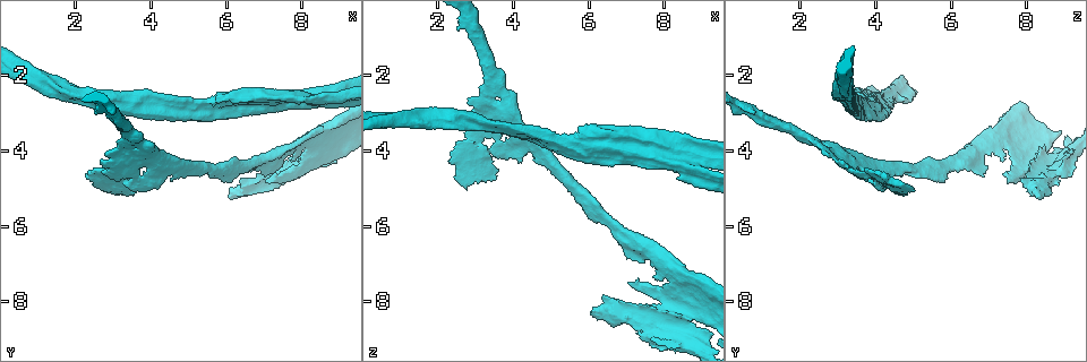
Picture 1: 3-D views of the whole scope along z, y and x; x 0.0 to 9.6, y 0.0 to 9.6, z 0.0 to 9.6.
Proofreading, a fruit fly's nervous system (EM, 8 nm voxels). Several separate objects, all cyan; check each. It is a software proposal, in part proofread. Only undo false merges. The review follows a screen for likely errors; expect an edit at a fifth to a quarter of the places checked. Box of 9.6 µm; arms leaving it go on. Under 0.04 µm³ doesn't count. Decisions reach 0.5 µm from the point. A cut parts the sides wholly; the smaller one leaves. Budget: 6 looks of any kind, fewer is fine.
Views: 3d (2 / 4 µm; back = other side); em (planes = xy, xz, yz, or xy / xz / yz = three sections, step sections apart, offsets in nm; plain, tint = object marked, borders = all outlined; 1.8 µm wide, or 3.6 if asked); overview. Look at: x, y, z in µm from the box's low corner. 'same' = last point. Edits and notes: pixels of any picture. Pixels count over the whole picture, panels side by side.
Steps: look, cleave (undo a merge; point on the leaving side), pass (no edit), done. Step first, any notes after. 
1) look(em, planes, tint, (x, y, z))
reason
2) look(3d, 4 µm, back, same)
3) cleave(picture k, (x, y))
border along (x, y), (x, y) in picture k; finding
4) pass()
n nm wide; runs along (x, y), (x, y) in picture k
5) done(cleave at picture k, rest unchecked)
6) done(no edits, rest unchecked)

look(em, planes, tint, (3.15, 3.90, 2.55))
closes a loop

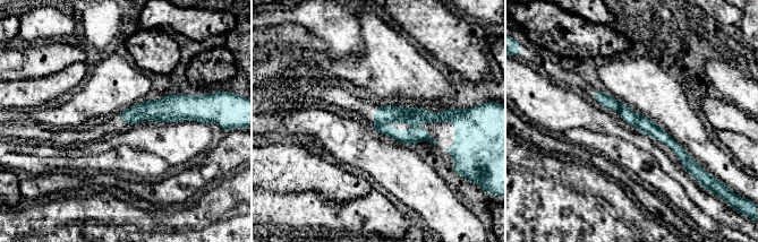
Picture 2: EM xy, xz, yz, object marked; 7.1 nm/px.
pass()
120 nm wide; runs along (596, 94), (662, 135), (684, 161) in picture 2; continuous, no second neuron

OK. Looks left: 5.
look(em, planes, plain, (4.65, 4.40, 3.85))
abrupt turn

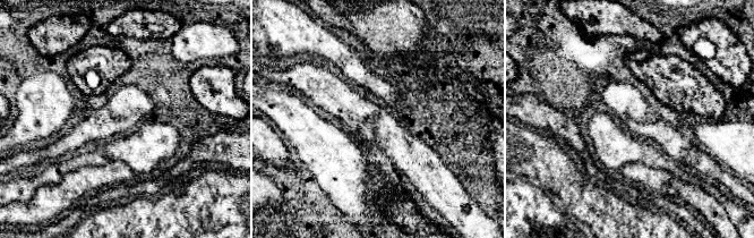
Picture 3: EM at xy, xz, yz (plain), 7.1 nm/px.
look(em, planes, tint, same)
with the object marked

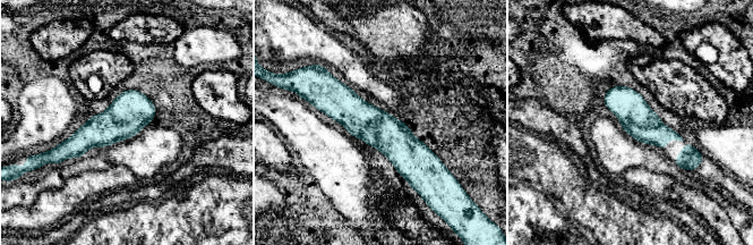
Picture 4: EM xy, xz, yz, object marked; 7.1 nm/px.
pass()
one neuron here

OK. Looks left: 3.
look(em, xz, step 16, tint, (6.80, 2.65, 3.85))
closes a loop

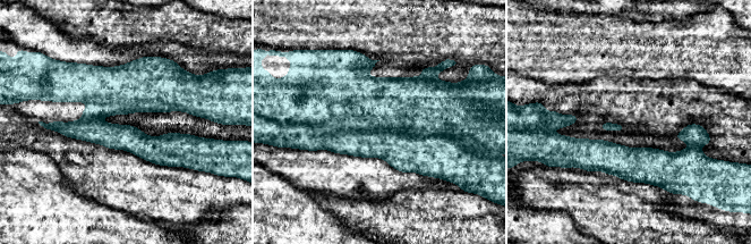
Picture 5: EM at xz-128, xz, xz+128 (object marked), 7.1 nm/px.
look(em, planes, borders, same)

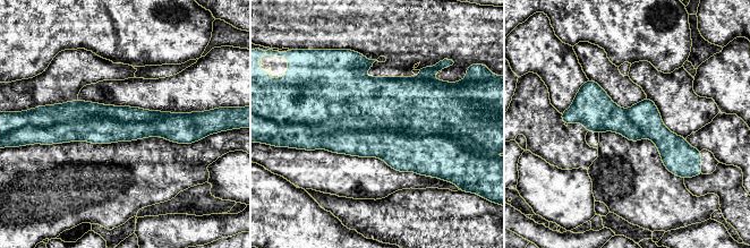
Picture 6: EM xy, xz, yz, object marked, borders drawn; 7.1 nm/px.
cleave(picture 6, (355, 102))
a second neuron is stuck on

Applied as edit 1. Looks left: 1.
done(cleave at picture 6, rest unchecked)

